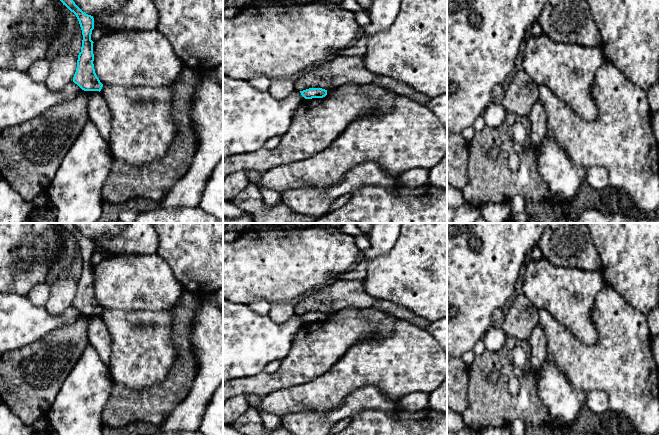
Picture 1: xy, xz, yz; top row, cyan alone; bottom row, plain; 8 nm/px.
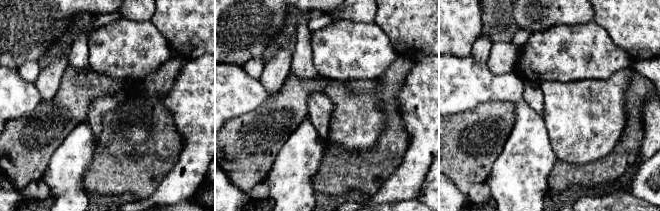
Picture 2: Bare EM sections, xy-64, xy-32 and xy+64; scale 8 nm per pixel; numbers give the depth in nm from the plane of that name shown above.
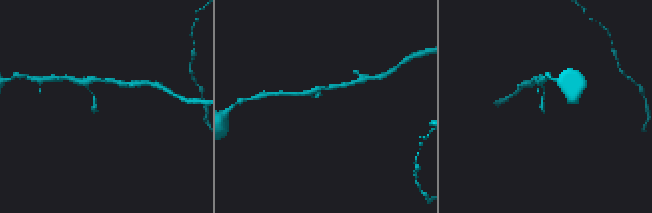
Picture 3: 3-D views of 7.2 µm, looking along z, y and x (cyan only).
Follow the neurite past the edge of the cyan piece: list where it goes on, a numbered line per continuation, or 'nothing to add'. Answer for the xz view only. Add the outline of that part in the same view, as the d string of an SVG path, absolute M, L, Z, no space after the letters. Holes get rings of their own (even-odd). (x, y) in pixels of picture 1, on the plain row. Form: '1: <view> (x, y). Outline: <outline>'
nothing to add

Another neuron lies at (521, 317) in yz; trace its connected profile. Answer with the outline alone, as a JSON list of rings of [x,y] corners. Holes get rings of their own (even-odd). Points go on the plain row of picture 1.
[[[523,294],[514,296],[505,309],[505,316],[500,324],[506,336],[518,341],[529,341],[530,335],[539,321],[539,310]]]

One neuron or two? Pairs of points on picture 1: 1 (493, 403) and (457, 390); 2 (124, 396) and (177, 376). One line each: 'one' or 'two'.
1: two
2: one

